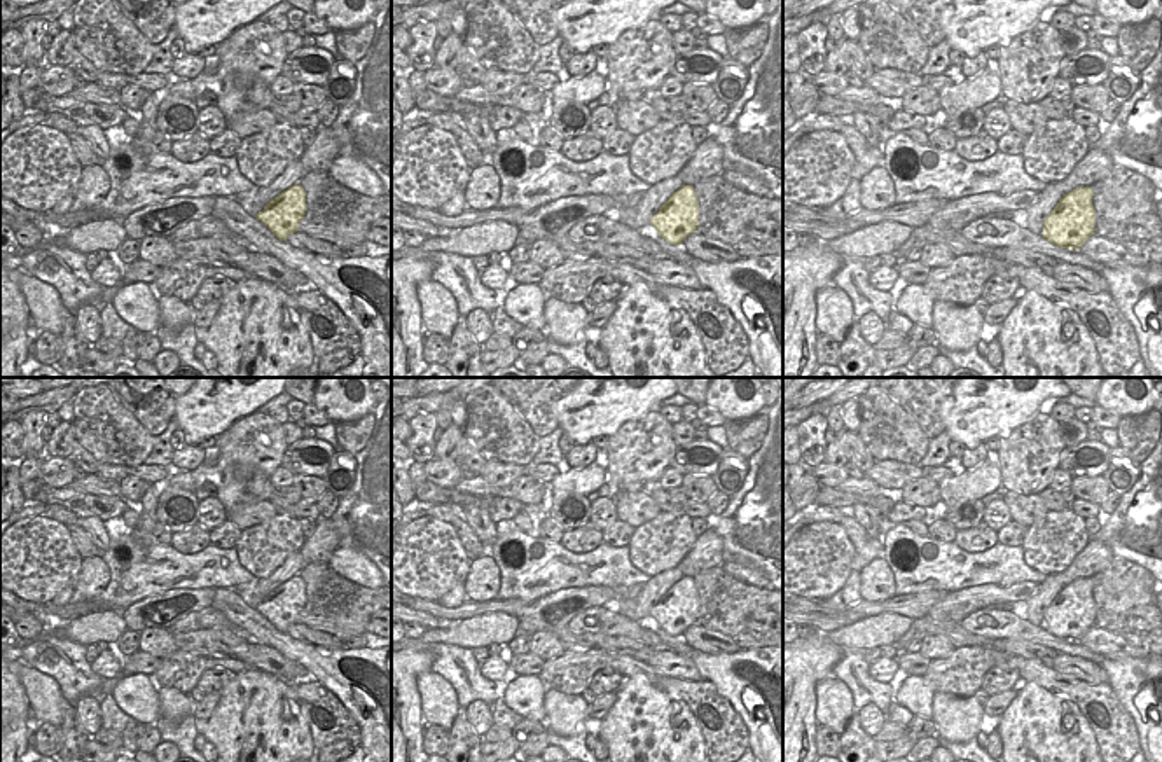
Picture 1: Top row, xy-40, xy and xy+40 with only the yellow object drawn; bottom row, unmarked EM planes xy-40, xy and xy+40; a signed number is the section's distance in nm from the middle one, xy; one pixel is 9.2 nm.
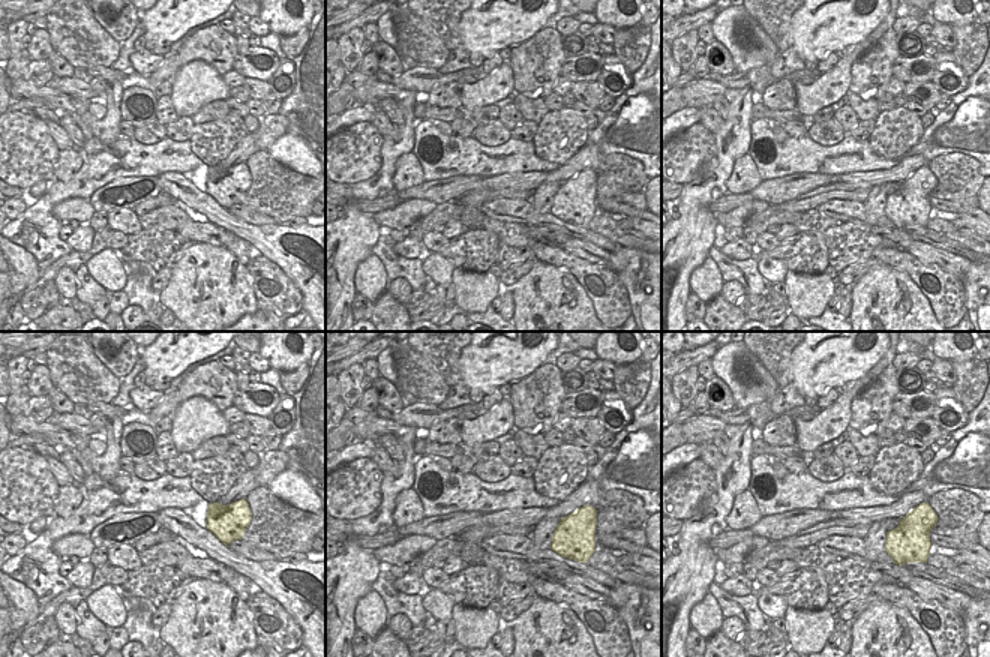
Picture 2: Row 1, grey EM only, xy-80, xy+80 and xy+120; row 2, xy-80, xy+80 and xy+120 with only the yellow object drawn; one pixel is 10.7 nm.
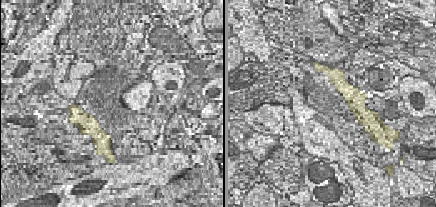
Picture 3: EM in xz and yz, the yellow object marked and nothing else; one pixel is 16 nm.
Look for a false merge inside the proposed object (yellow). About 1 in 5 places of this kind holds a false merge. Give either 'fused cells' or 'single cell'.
single cell

